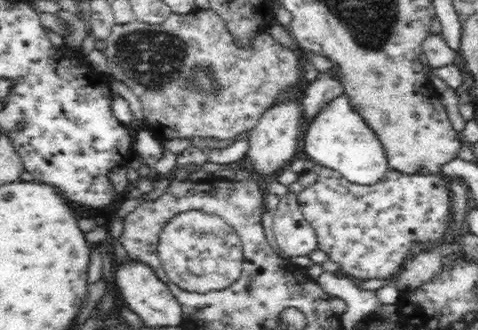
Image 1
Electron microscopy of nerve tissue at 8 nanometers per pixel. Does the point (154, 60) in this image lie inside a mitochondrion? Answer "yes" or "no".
yes

